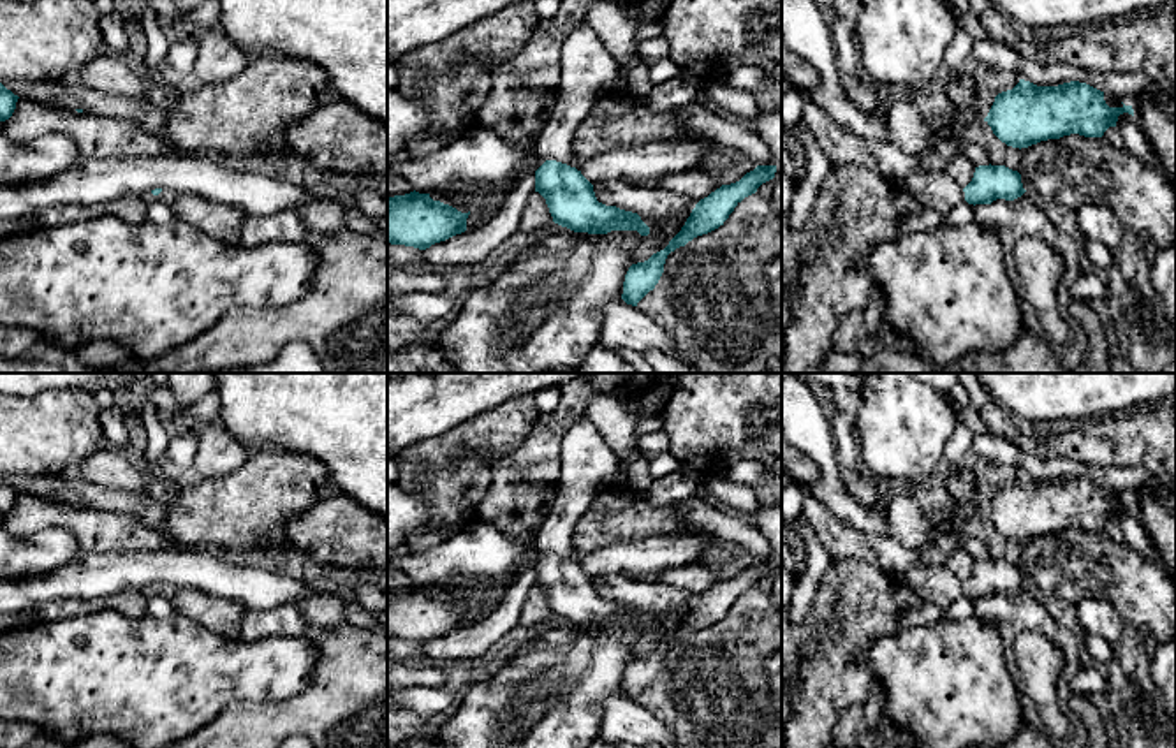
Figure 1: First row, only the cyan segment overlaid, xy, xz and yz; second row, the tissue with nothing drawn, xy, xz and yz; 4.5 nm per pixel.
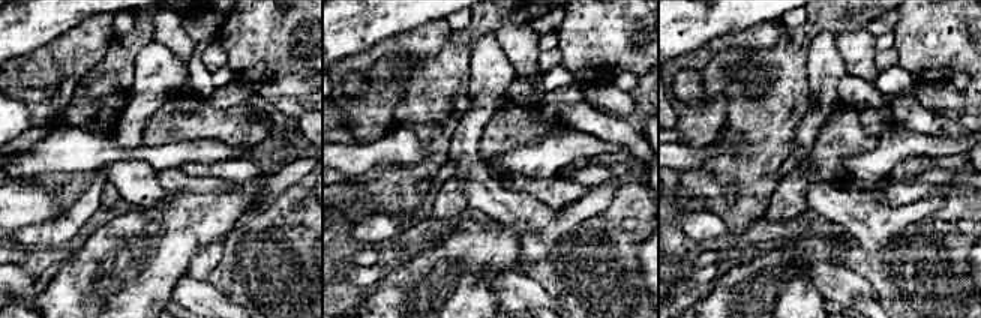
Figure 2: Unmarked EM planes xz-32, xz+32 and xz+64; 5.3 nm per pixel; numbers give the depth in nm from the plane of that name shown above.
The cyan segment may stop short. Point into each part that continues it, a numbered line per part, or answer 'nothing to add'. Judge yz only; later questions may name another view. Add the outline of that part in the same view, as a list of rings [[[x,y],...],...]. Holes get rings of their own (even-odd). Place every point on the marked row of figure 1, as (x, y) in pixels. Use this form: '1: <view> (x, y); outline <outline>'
1: yz (937, 190); outline [[[915,171],[900,180],[886,180],[893,188],[901,188],[914,195],[924,206],[949,213],[965,202],[963,187],[958,185],[947,172],[922,172]]]

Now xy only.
1: xy (166, 196); outline [[[162,188],[158,195],[153,195],[151,192],[148,192],[144,197],[148,202],[158,201],[158,202],[171,206],[174,199],[178,197],[178,194],[174,190]]]

